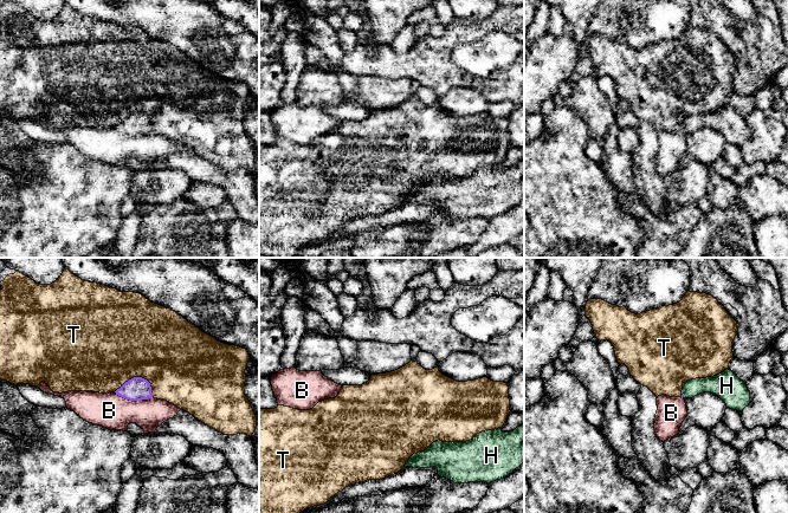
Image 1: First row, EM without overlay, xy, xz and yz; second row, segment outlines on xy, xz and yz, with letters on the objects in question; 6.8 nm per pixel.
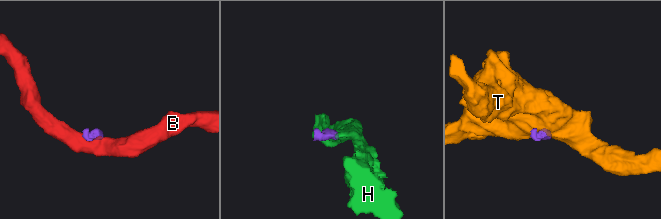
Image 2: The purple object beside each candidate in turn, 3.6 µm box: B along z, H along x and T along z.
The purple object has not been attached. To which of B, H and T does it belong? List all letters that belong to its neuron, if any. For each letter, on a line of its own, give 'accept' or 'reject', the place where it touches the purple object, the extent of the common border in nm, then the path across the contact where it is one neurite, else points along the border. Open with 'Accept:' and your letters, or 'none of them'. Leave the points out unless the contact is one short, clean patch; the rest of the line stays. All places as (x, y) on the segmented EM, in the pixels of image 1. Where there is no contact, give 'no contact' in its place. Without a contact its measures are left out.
Accept: H
B: reject; meets purple in xy at (134, 400); contact 260 nm long; border along xy (115, 391), (129, 400), (147, 400), (152, 397)
H: accept; meets purple in yz at (682, 396); contact 30 nm long; runs through yz (682, 395), (682, 396), (693, 387), (716, 384)
T: reject; meets purple in xy at (139, 377); contact 280 nm long; border along xy (114, 391), (134, 377), (143, 377), (149, 383), (153, 396)

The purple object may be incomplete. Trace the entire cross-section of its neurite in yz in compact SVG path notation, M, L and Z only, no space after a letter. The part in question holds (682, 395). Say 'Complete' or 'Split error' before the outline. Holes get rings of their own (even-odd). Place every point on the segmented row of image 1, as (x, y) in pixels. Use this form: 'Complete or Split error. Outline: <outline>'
Split error. Outline: M729 369L713 377L696 378L683 383L682 398L692 398L704 392L717 395L726 408L737 411L742 411L750 404L750 391L745 383Z

